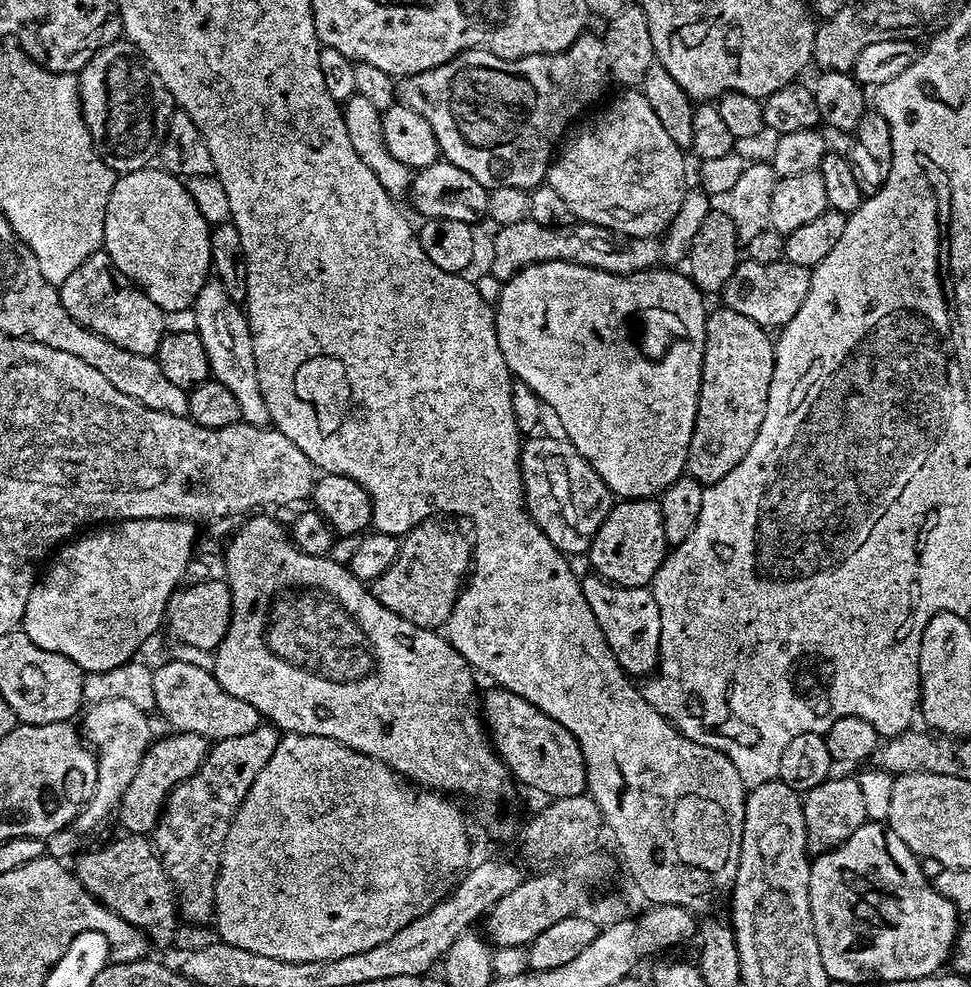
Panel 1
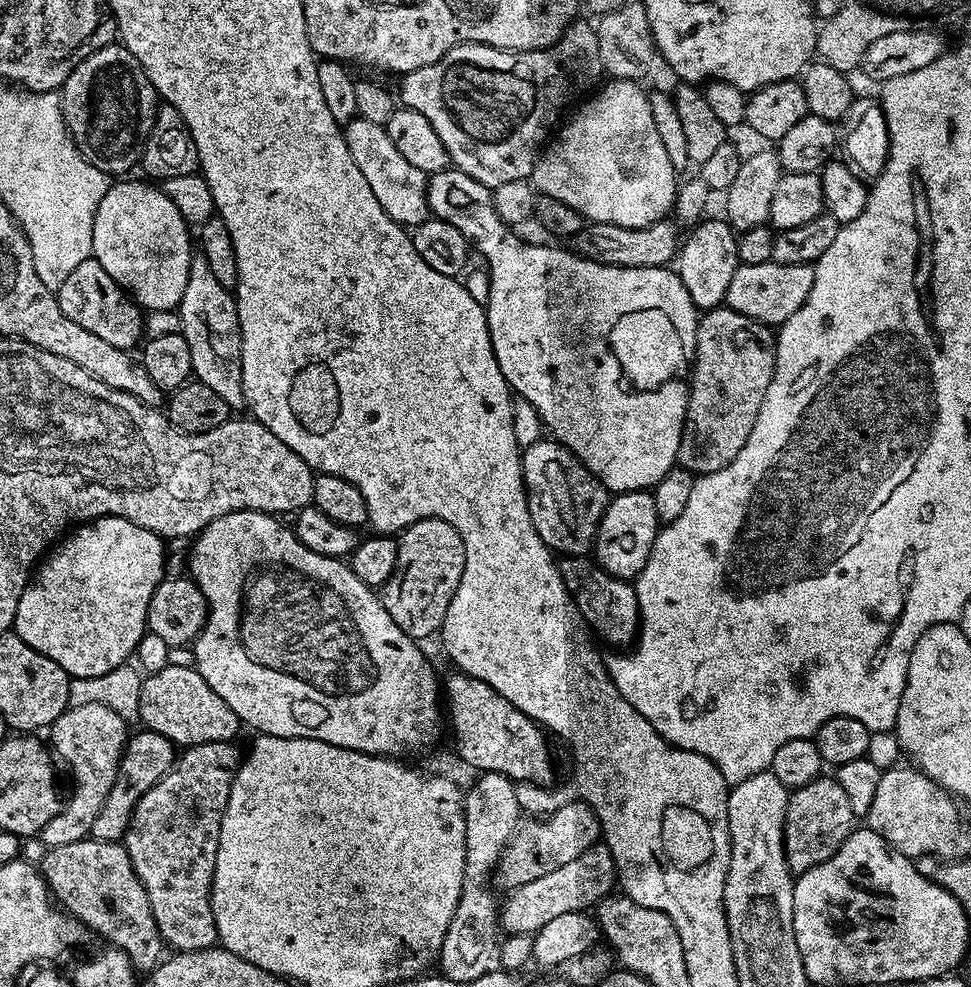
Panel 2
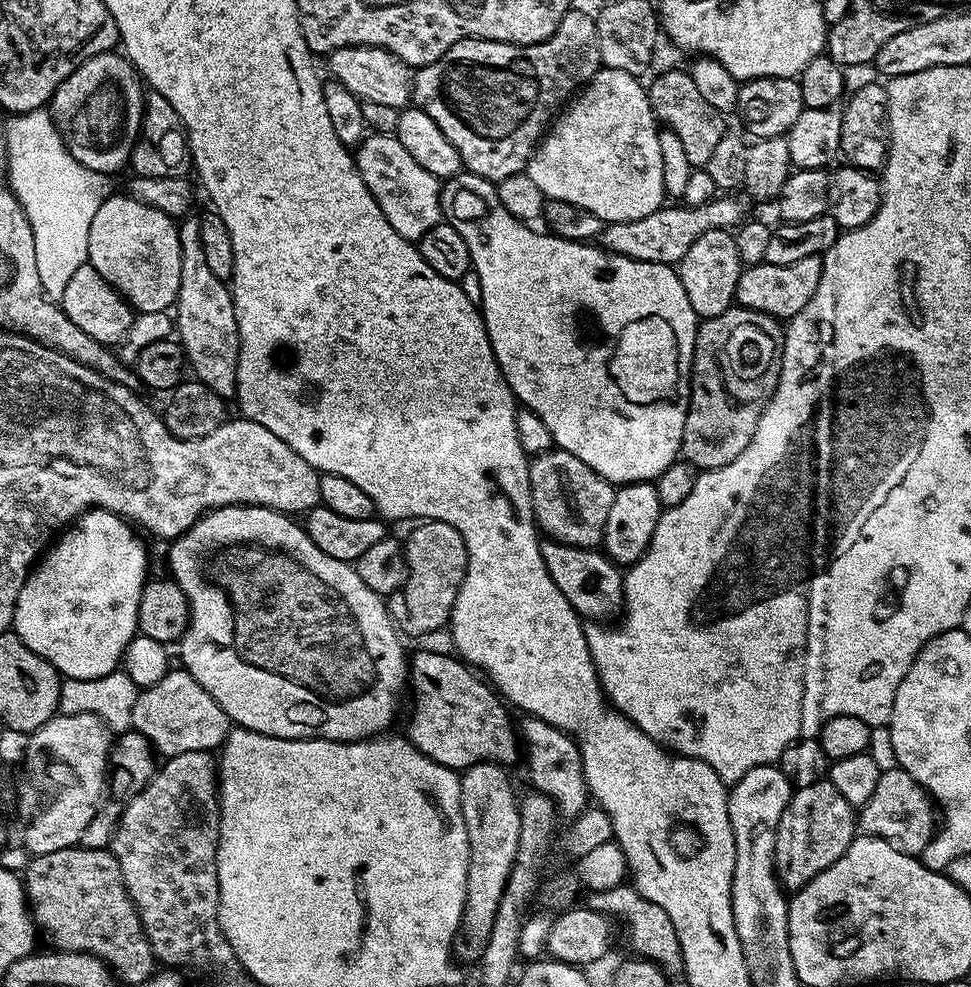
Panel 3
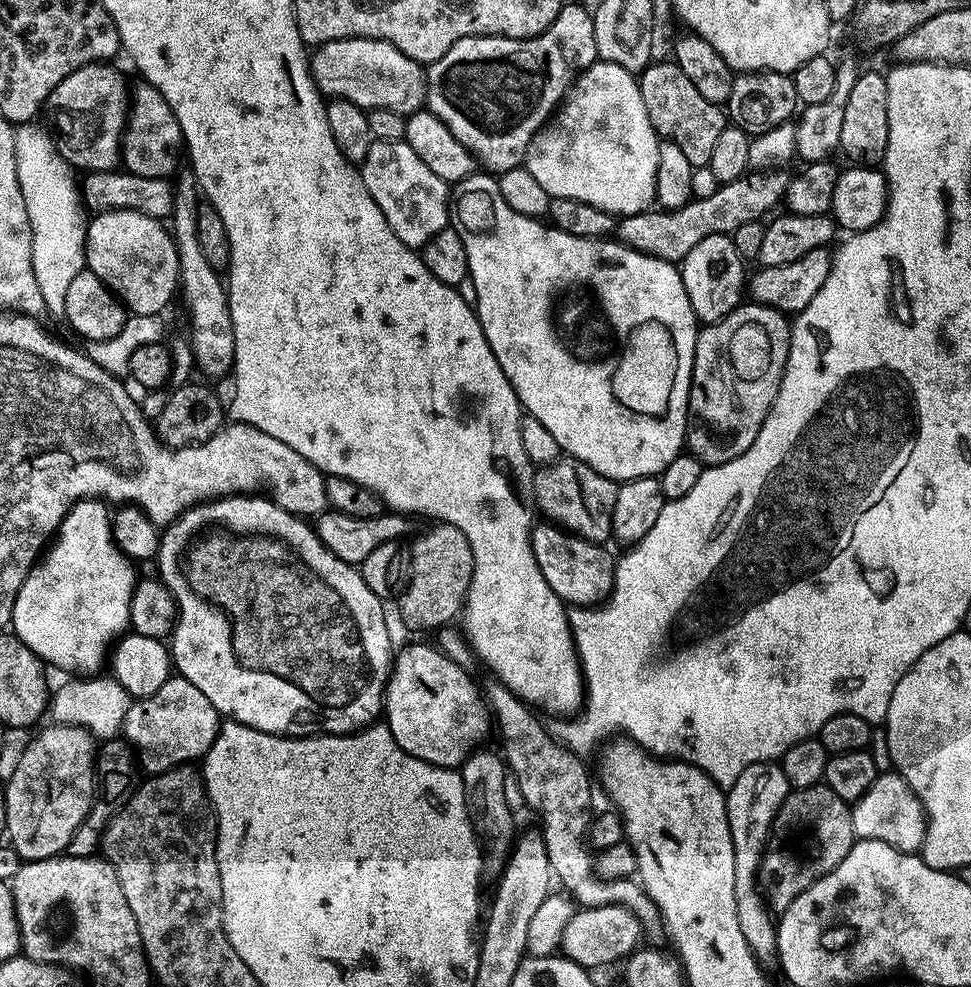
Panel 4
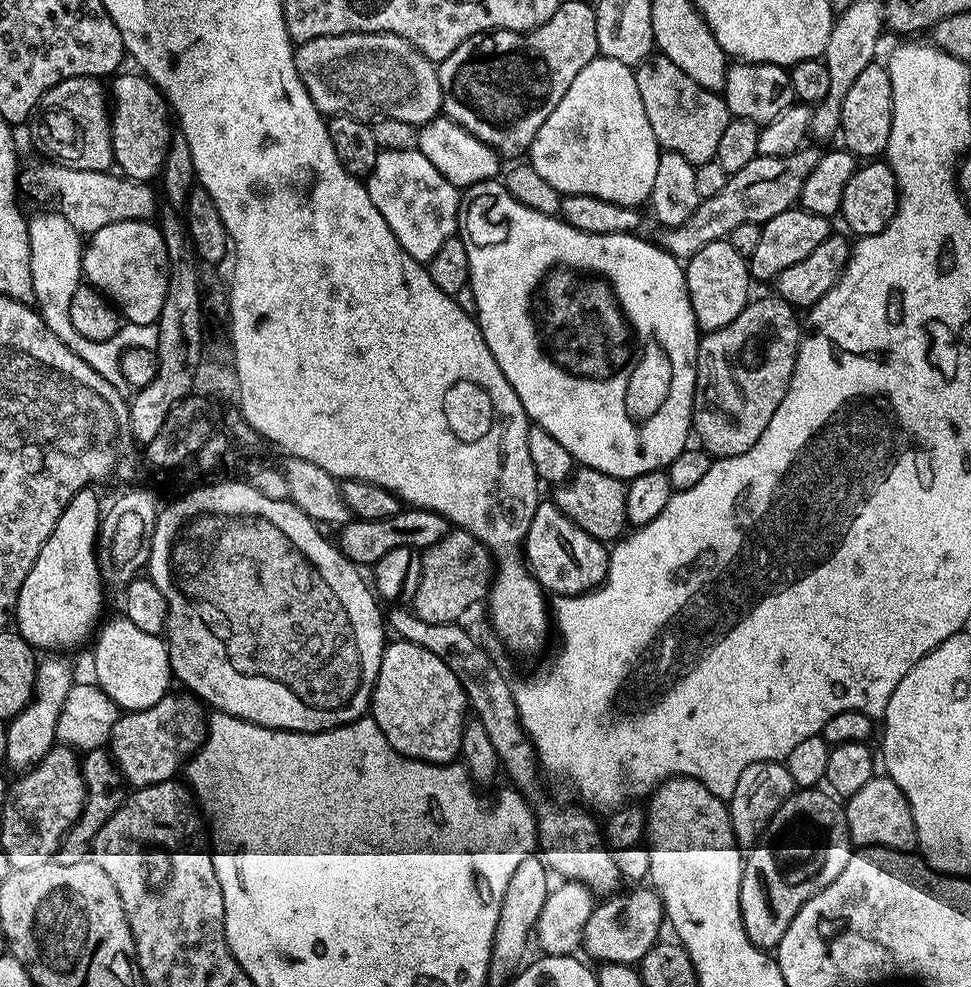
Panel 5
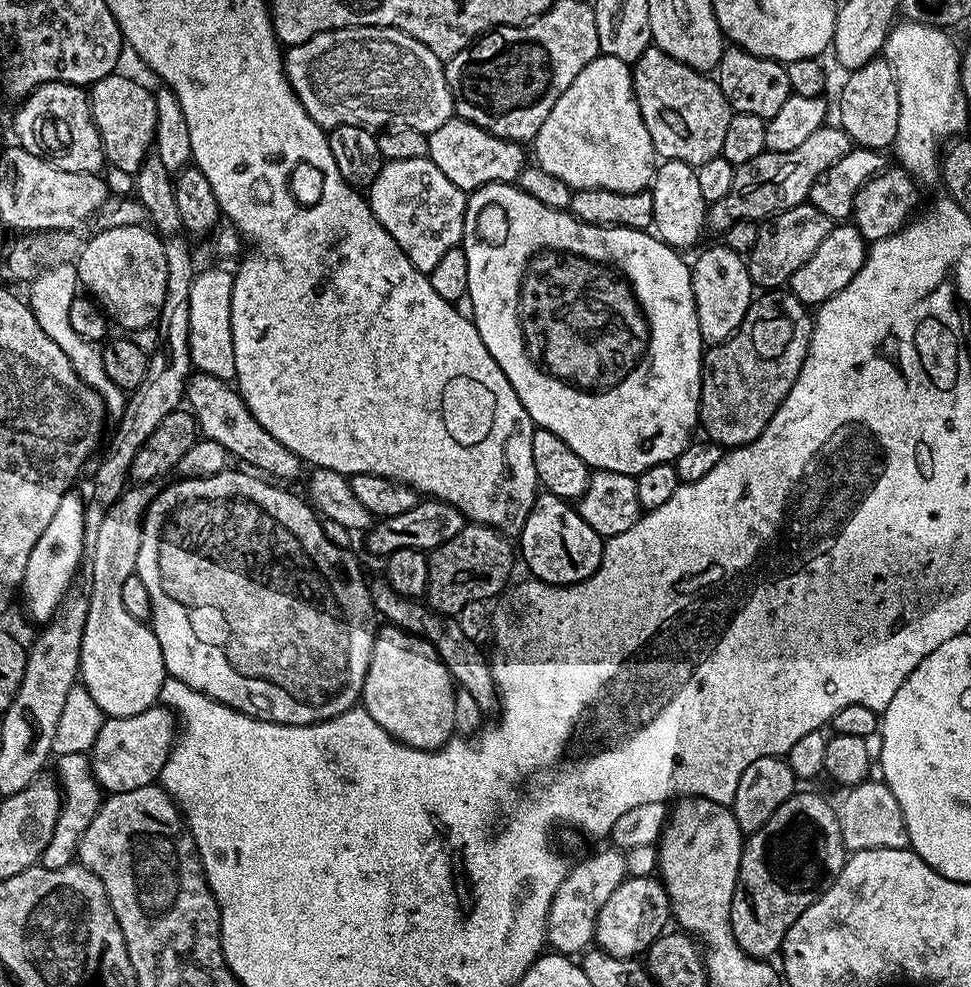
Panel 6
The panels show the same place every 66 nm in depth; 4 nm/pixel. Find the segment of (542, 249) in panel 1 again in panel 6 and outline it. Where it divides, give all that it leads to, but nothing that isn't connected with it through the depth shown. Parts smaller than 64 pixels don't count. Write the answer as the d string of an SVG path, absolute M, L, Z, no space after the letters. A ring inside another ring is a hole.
M825 126L814 130L802 146L785 152L764 151L758 158L750 158L750 162L739 165L734 174L734 182L730 185L730 194L707 209L706 224L716 234L723 234L734 222L755 220L763 222L770 216L790 210L794 206L805 203L814 186L814 182L838 158L846 158L846 154L854 147L852 139L839 126Z

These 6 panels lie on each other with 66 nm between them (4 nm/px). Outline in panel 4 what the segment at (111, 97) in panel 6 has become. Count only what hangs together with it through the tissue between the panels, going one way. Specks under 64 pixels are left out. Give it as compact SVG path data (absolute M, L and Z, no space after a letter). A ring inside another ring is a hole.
M140 82L140 85L137 88L135 85L130 92L128 126L124 129L122 145L123 167L135 176L162 180L177 171L176 163L179 162L180 156L182 160L182 137L178 118L174 118L174 110L170 110L170 102L166 102L166 98L158 94L154 85Z

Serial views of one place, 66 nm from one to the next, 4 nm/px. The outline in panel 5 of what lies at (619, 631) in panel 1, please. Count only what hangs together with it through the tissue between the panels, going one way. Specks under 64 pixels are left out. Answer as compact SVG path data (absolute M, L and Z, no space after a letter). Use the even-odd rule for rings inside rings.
M554 502L536 505L522 552L540 587L556 596L578 596L599 588L608 579L609 549L601 541L586 534L586 530L582 530L582 526L574 523L569 516L564 516Z

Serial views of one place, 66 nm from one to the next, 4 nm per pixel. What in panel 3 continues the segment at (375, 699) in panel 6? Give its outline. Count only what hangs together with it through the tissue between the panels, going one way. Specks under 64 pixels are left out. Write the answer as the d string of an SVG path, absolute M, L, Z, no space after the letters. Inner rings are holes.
M416 652L413 656L411 653L410 684L411 687L412 684L416 687L416 709L413 710L412 721L408 724L407 739L412 741L419 755L429 756L434 762L445 764L453 770L465 770L484 761L511 766L516 760L518 732L517 729L516 732L512 729L512 720L508 717L509 709L505 701L491 683L481 679L465 661L452 656L447 656L444 652Z

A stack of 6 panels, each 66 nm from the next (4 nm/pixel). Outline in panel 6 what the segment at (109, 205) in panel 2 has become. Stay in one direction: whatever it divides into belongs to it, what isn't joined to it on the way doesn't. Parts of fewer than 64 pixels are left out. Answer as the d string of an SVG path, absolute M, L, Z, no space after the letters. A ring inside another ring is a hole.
M144 224L100 228L97 233L97 236L83 241L74 261L79 287L93 297L115 323L117 320L127 330L153 327L160 319L162 302L166 298L166 254L163 239Z

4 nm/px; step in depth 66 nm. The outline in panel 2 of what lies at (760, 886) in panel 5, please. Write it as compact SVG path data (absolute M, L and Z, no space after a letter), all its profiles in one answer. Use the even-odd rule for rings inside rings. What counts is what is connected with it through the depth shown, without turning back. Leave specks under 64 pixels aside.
M821 775L820 779L795 789L788 797L788 809L784 819L784 853L788 859L788 867L793 873L799 874L829 860L844 845L846 838L852 835L857 820L846 791L842 790L842 786L831 775Z

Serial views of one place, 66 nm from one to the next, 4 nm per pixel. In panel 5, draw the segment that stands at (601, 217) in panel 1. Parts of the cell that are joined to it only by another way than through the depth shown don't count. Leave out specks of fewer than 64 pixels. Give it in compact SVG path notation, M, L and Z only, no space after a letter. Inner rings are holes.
M597 55L578 70L574 82L570 82L570 90L562 94L562 102L550 110L550 118L546 118L538 134L534 134L534 142L526 156L534 170L538 170L538 174L563 195L590 194L606 202L636 208L652 195L661 151L654 130L650 130L650 118L646 118L642 94L638 94L635 71L622 62L614 62L614 58Z

